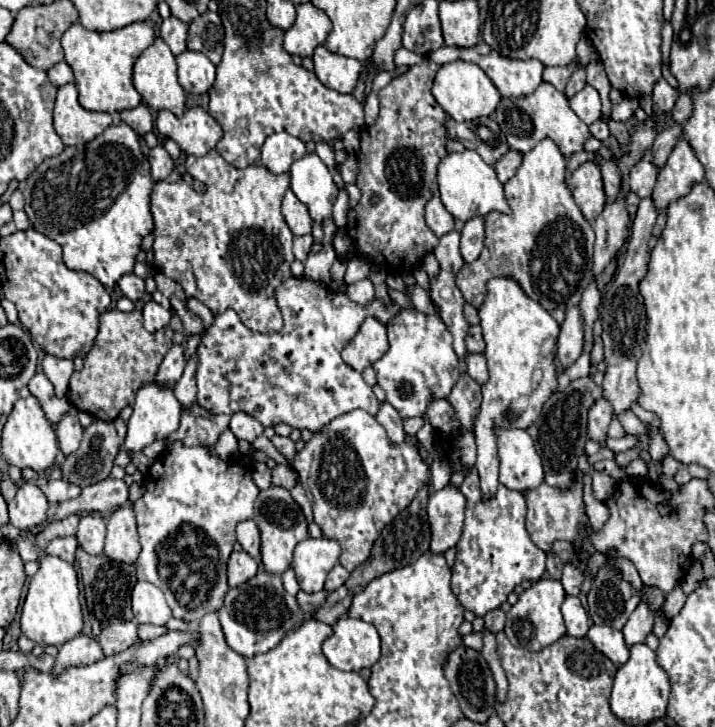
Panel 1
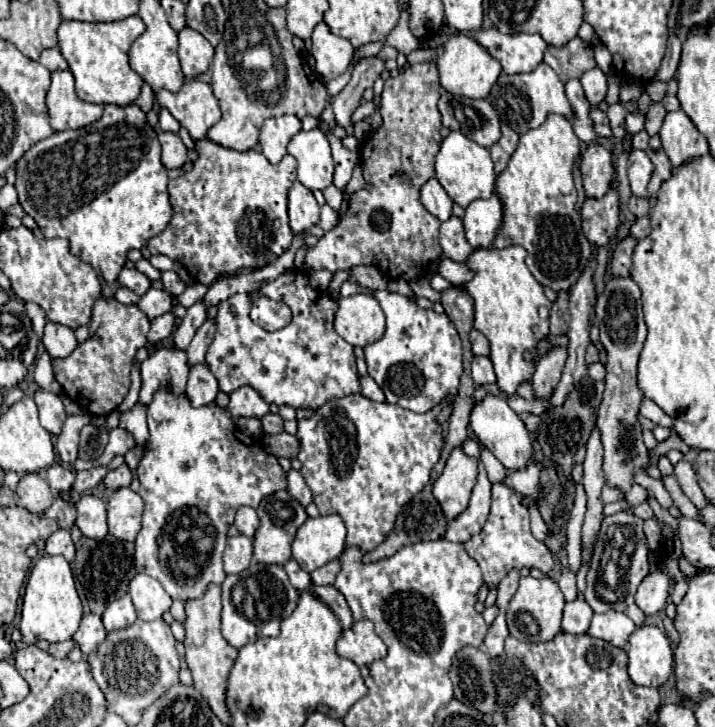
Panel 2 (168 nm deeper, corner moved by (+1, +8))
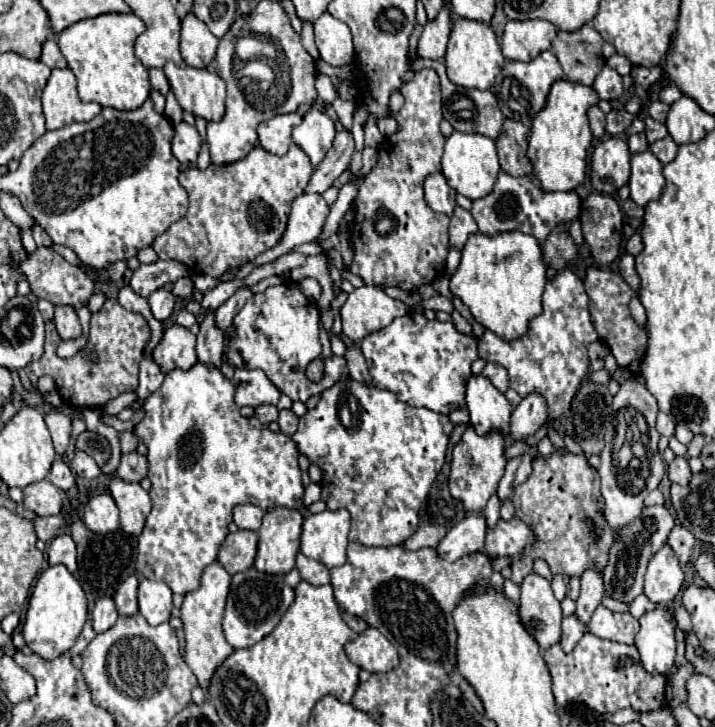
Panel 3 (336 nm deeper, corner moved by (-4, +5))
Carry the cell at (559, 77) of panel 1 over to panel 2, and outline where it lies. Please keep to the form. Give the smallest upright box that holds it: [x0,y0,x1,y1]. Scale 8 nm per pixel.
[544,37,596,81]

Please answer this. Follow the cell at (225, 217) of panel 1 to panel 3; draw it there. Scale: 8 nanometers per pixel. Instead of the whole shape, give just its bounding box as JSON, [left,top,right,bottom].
[153,144,313,276]

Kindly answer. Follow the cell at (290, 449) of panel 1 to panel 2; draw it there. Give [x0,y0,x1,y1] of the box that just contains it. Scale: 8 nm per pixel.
[260,413,284,435]

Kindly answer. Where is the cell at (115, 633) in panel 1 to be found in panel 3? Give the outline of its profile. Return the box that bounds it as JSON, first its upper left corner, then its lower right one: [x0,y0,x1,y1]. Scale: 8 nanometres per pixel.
[115,574,139,616]

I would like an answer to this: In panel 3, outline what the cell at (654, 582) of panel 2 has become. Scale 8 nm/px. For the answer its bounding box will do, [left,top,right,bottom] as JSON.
[645,544,683,604]

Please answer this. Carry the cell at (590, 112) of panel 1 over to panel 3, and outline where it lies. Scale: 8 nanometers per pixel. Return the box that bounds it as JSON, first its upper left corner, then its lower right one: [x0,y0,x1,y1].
[593,66,623,100]

